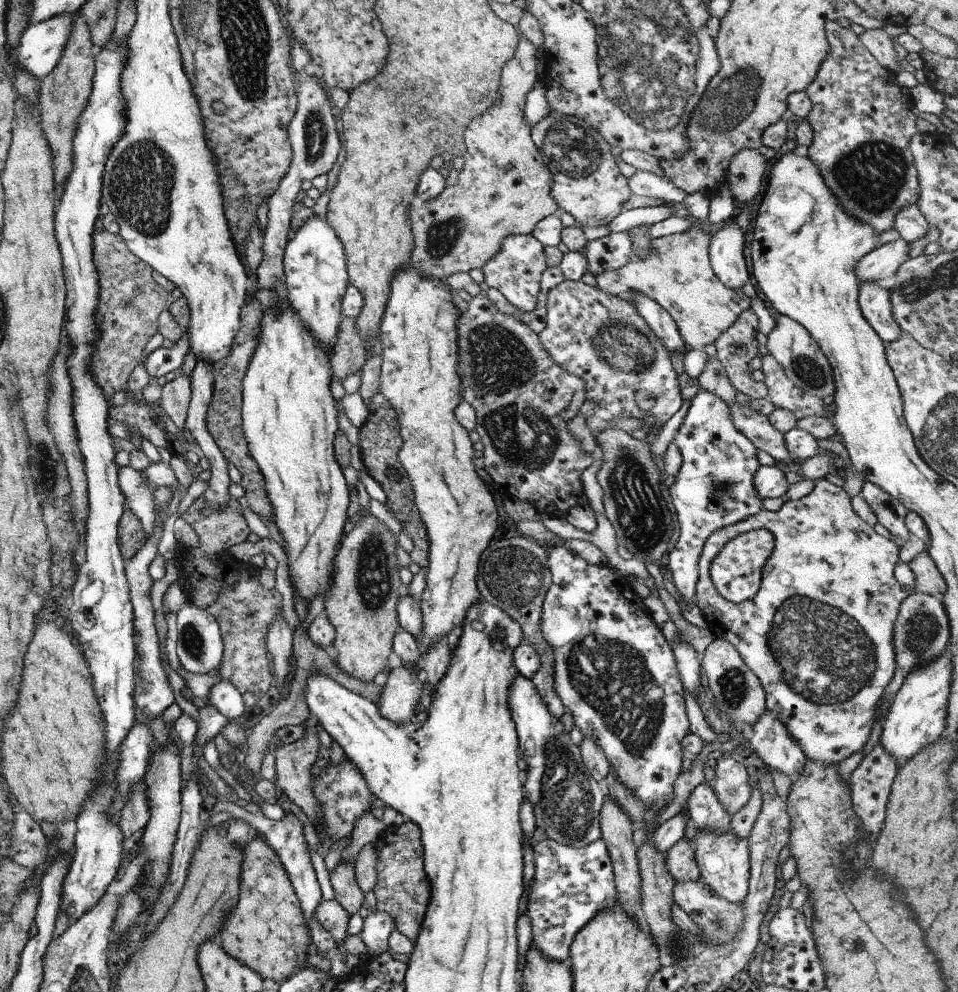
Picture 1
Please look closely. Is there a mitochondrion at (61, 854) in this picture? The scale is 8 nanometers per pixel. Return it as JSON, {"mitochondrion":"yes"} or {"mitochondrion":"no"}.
{"mitochondrion":"no"}

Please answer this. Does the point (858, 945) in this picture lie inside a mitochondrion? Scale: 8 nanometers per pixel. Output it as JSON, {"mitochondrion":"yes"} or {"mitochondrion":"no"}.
{"mitochondrion":"no"}

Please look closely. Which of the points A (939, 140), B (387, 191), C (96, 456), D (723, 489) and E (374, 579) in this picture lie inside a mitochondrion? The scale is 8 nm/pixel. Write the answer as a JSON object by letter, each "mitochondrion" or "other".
{"A":"other","B":"other","C":"other","D":"mitochondrion","E":"mitochondrion"}

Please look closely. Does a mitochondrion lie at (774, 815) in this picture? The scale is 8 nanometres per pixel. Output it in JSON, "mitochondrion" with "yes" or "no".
{"mitochondrion":"no"}

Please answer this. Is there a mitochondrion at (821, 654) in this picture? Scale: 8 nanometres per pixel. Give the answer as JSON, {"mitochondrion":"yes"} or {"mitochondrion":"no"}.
{"mitochondrion":"yes"}

